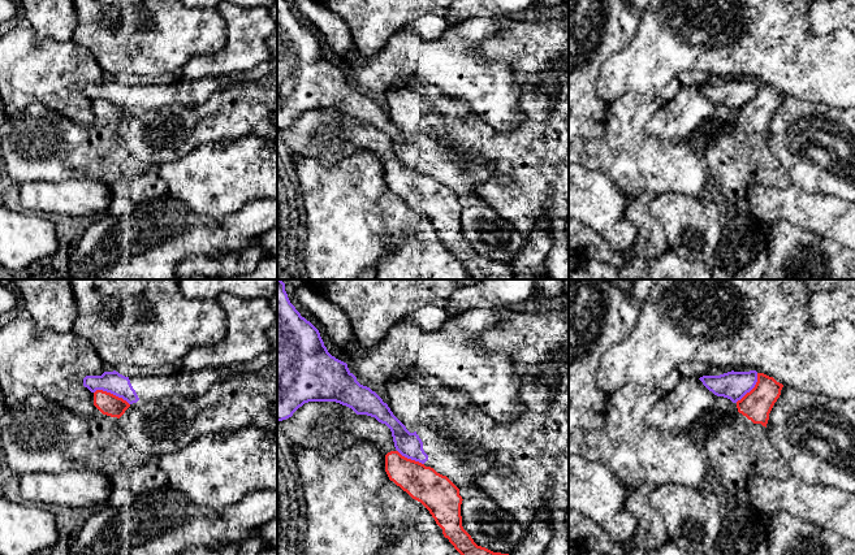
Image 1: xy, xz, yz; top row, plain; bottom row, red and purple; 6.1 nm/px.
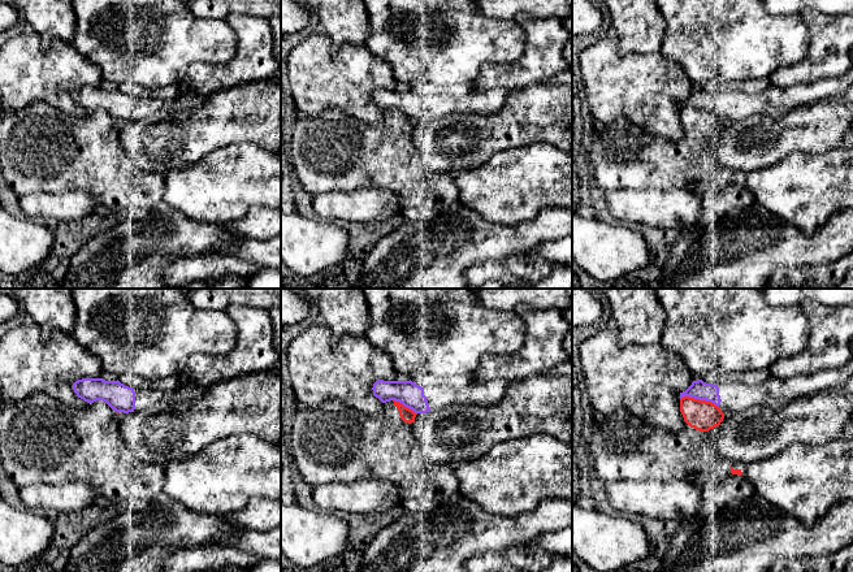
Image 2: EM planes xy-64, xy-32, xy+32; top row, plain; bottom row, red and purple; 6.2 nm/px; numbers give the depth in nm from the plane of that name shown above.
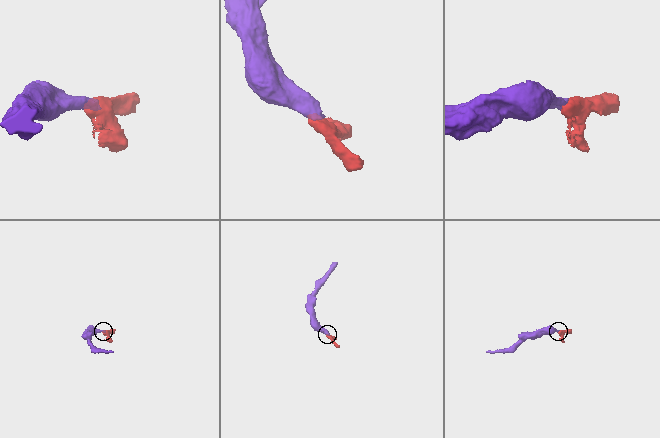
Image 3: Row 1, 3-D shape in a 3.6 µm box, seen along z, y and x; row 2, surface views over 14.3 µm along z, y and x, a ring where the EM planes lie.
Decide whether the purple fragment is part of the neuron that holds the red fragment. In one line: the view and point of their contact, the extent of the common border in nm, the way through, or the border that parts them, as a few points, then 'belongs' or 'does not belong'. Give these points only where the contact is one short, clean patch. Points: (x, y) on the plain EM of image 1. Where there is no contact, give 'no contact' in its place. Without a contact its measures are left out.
contact xy (112, 103); length 240 nm; does not belong

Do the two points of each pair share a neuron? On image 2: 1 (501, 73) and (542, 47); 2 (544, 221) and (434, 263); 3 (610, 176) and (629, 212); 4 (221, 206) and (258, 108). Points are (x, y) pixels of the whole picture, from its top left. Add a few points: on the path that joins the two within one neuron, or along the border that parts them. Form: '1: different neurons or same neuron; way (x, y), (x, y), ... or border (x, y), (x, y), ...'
1: same neuron; way (511, 73), (516, 73), (532, 57)
2: same neuron; way (516, 241), (462, 241)
3: different neurons; border (649, 190), (615, 189), (606, 193)
4: different neurons; border (215, 150), (223, 146), (251, 142), (267, 151)

